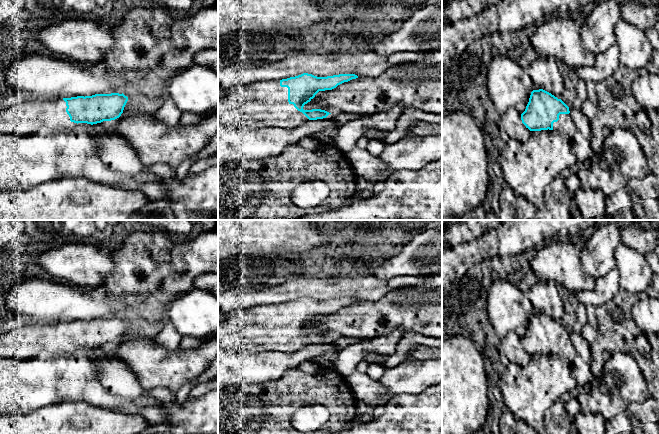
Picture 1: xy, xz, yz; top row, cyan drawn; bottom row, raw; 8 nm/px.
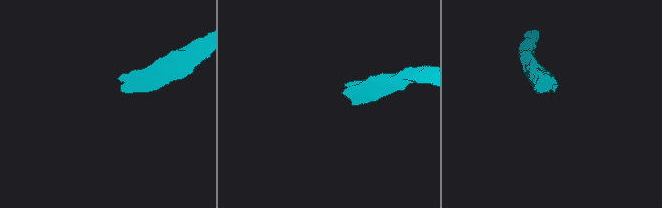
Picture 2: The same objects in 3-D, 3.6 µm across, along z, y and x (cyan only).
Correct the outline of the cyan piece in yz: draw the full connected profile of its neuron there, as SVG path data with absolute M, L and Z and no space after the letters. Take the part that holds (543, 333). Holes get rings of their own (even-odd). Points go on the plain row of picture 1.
M543 313L531 316L526 333L521 338L521 344L530 355L555 354L569 364L576 355L569 331L561 323Z

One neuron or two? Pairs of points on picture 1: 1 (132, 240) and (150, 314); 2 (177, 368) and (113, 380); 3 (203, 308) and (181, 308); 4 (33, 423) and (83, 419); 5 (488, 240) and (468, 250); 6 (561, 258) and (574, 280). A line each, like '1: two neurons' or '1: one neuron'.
1: one neuron
2: two neurons
3: one neuron
4: one neuron
5: one neuron
6: one neuron

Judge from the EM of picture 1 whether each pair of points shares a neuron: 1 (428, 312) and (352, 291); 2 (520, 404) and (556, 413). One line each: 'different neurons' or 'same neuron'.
1: different neurons
2: different neurons

